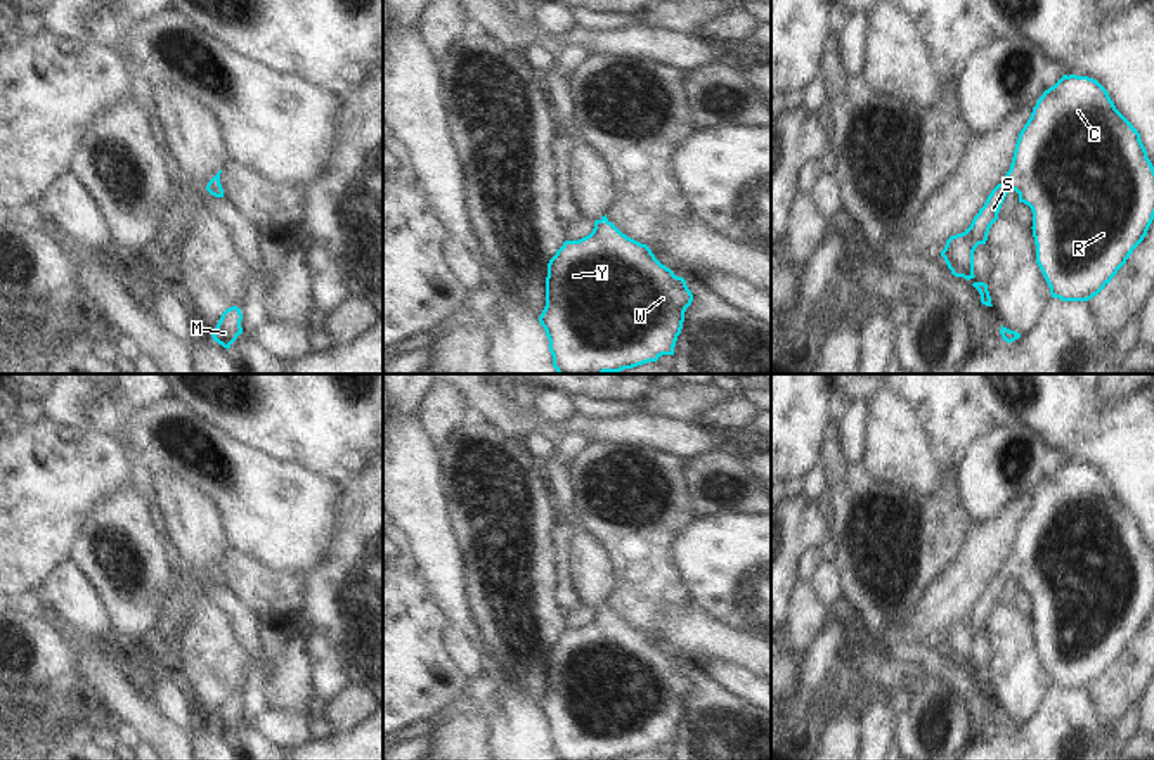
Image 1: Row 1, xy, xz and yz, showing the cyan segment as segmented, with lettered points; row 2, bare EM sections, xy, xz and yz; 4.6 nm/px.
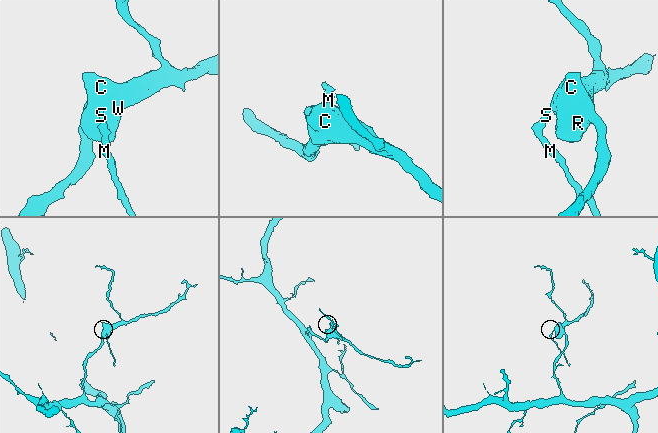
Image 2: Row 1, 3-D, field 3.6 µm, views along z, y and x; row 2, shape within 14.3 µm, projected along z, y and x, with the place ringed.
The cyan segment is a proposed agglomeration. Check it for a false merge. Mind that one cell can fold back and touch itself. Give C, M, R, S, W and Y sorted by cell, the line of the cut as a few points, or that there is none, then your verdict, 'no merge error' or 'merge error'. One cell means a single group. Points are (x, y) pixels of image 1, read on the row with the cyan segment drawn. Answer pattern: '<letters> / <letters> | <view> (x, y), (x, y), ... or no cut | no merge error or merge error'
C M R S W Y | no cut | no merge error

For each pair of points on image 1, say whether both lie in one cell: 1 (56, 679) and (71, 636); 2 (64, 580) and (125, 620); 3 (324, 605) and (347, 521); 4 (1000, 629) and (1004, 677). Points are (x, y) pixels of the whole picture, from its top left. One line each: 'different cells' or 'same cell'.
1: different cells
2: different cells
3: same cell
4: same cell

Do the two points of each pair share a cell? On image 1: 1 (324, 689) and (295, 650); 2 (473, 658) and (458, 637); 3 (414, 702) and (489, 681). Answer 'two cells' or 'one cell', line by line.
1: two cells
2: one cell
3: two cells

